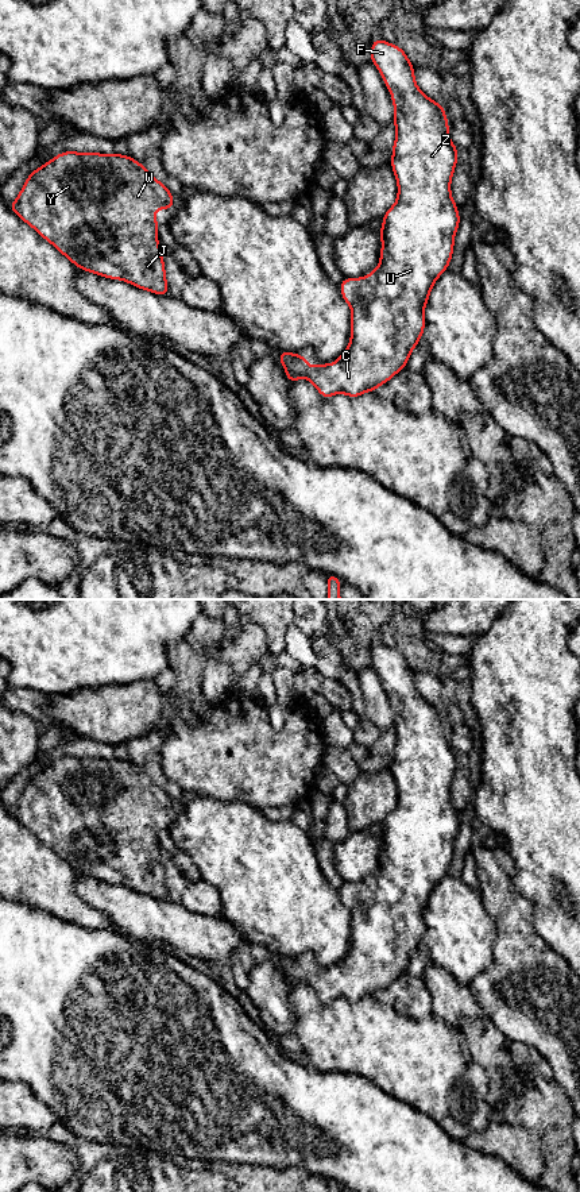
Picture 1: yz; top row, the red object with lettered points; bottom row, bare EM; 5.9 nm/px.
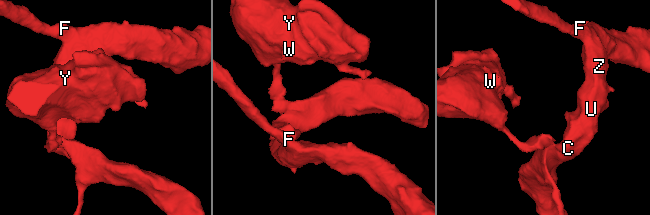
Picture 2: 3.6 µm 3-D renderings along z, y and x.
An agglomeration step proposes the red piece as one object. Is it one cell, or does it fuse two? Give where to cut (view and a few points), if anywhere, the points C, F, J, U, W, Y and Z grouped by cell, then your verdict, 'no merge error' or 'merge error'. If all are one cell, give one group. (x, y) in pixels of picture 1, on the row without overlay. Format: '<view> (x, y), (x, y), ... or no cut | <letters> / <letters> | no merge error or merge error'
yz (293, 959), (283, 971) | C F U Z / J W Y | merge error

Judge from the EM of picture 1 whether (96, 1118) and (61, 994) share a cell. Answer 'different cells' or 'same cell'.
same cell

